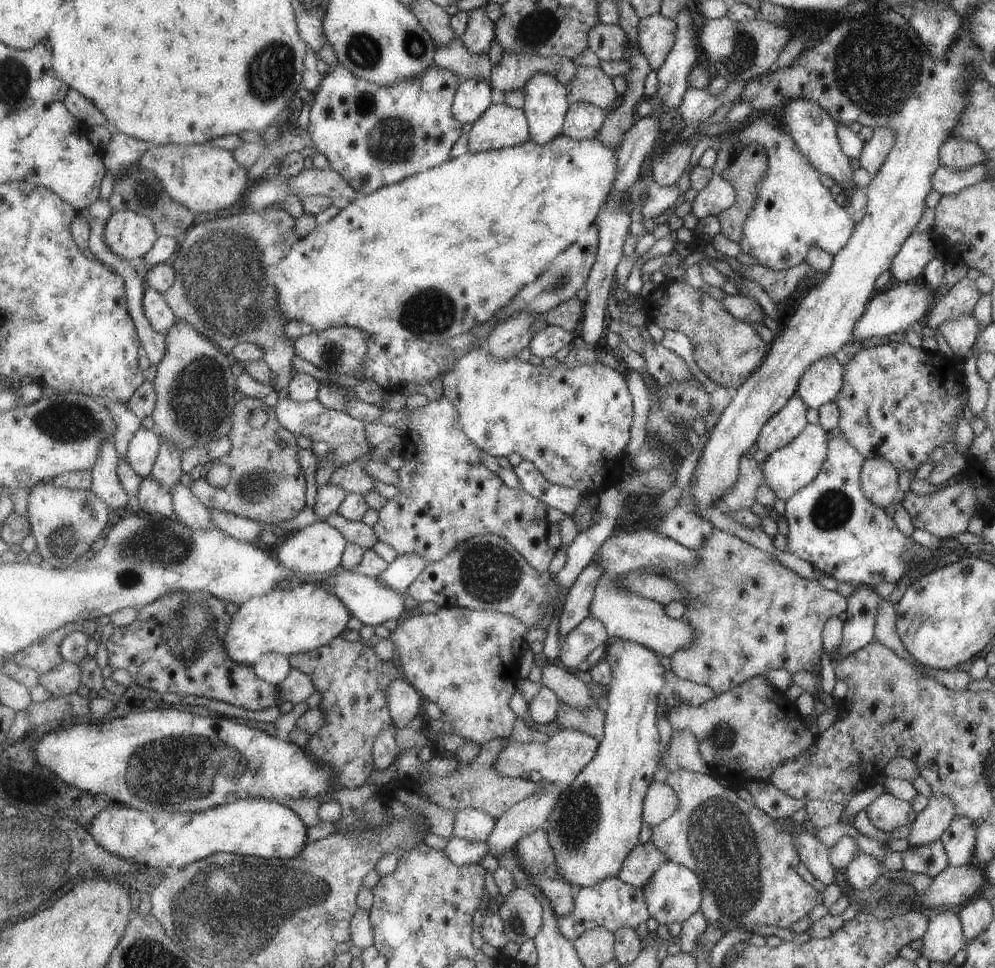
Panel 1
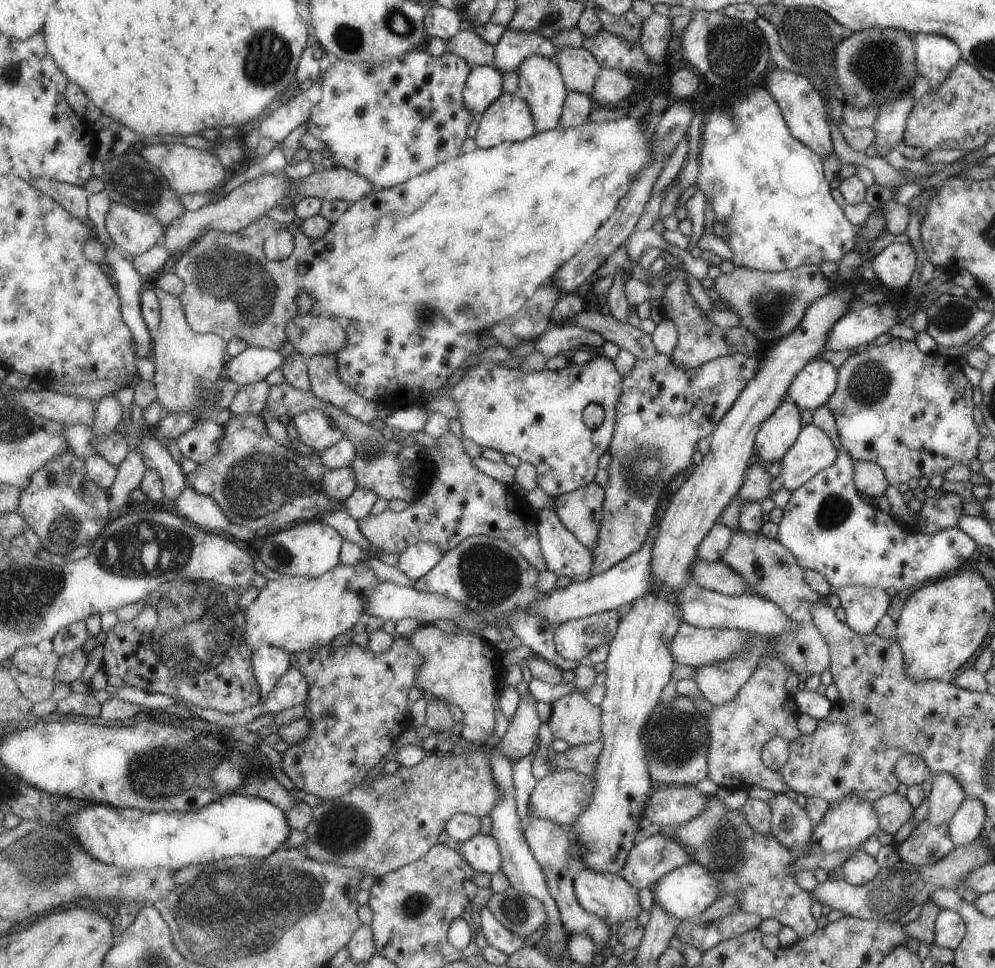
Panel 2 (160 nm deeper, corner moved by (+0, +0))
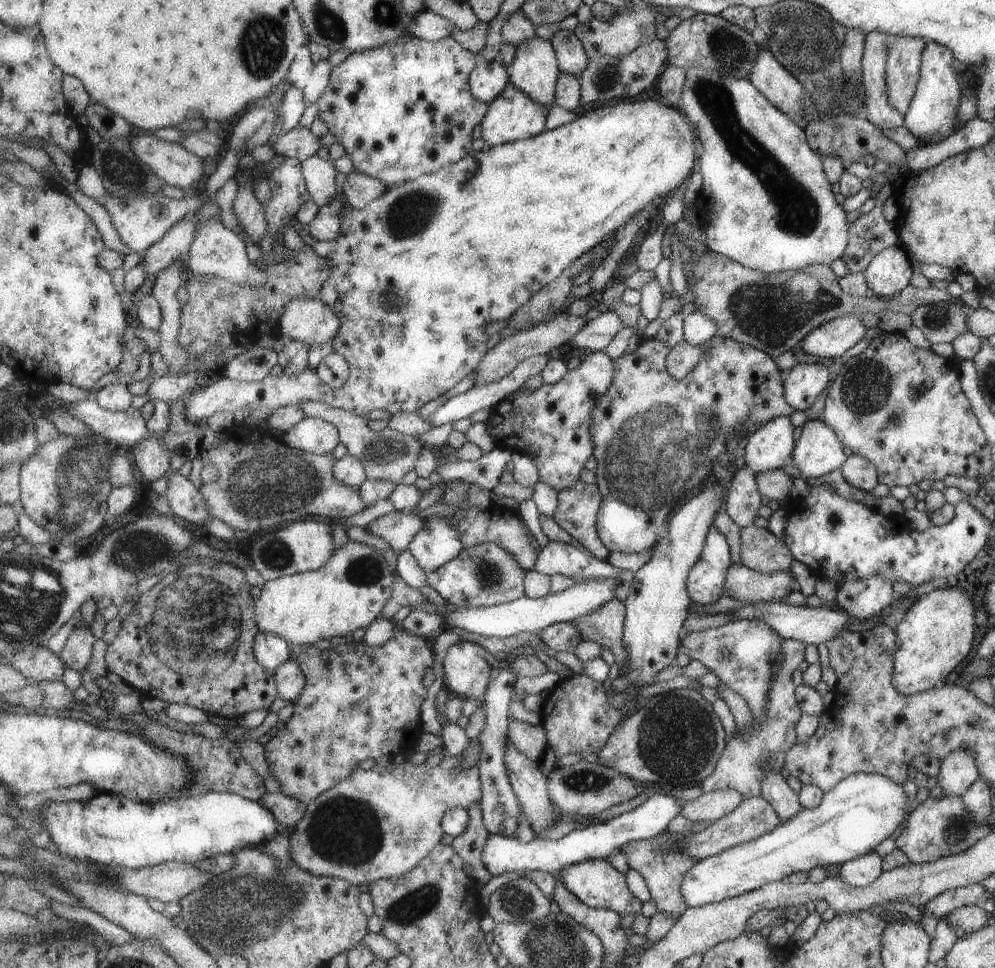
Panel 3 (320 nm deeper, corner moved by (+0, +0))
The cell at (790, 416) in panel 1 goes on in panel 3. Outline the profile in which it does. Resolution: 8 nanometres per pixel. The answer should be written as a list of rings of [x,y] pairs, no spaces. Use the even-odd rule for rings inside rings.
[[[787,416],[768,420],[749,433],[743,447],[745,466],[753,473],[767,472],[781,468],[792,455],[793,425]]]

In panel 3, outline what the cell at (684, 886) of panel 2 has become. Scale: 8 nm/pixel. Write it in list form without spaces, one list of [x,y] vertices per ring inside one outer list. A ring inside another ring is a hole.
[[[855,773],[841,779],[835,787],[824,792],[820,803],[813,808],[802,808],[797,815],[790,816],[761,836],[728,848],[719,854],[699,861],[685,875],[682,893],[689,907],[702,907],[707,903],[718,903],[744,892],[762,887],[765,883],[784,880],[793,872],[809,872],[817,867],[843,864],[857,855],[870,853],[873,848],[893,834],[905,816],[907,796],[901,784],[876,773]]]

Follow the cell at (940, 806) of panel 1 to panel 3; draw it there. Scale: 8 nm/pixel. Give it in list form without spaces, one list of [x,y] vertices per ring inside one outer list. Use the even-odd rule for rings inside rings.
[[[956,748],[940,761],[936,782],[944,795],[960,797],[979,775],[969,749]]]

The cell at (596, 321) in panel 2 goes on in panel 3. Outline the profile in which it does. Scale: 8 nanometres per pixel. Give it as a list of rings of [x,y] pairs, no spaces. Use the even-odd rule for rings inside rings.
[[[557,313],[555,320],[550,323],[539,323],[527,330],[519,331],[513,335],[507,336],[505,339],[498,342],[488,353],[485,358],[479,363],[476,368],[476,377],[473,379],[473,386],[476,383],[477,387],[488,385],[493,381],[501,380],[505,375],[513,372],[519,364],[524,360],[535,355],[547,355],[554,347],[561,346],[572,340],[572,338],[585,326],[583,318],[576,317],[571,314],[565,316]]]

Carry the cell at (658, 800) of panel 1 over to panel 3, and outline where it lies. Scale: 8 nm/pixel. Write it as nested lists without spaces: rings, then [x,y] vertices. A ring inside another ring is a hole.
[[[721,789],[718,791],[709,791],[708,793],[701,793],[696,799],[687,801],[688,803],[683,807],[679,815],[697,822],[697,820],[706,820],[709,823],[714,823],[716,820],[723,818],[736,808],[743,804],[743,793],[737,789]]]

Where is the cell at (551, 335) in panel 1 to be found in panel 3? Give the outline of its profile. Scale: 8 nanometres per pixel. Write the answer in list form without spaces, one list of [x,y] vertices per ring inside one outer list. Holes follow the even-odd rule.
[[[601,312],[588,322],[569,343],[585,350],[590,348],[593,353],[603,351],[623,328],[625,324],[617,312]]]

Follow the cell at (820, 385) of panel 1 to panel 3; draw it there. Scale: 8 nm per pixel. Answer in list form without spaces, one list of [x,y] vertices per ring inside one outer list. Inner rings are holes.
[[[820,363],[799,364],[781,375],[784,399],[797,411],[805,411],[827,386],[827,368]]]

